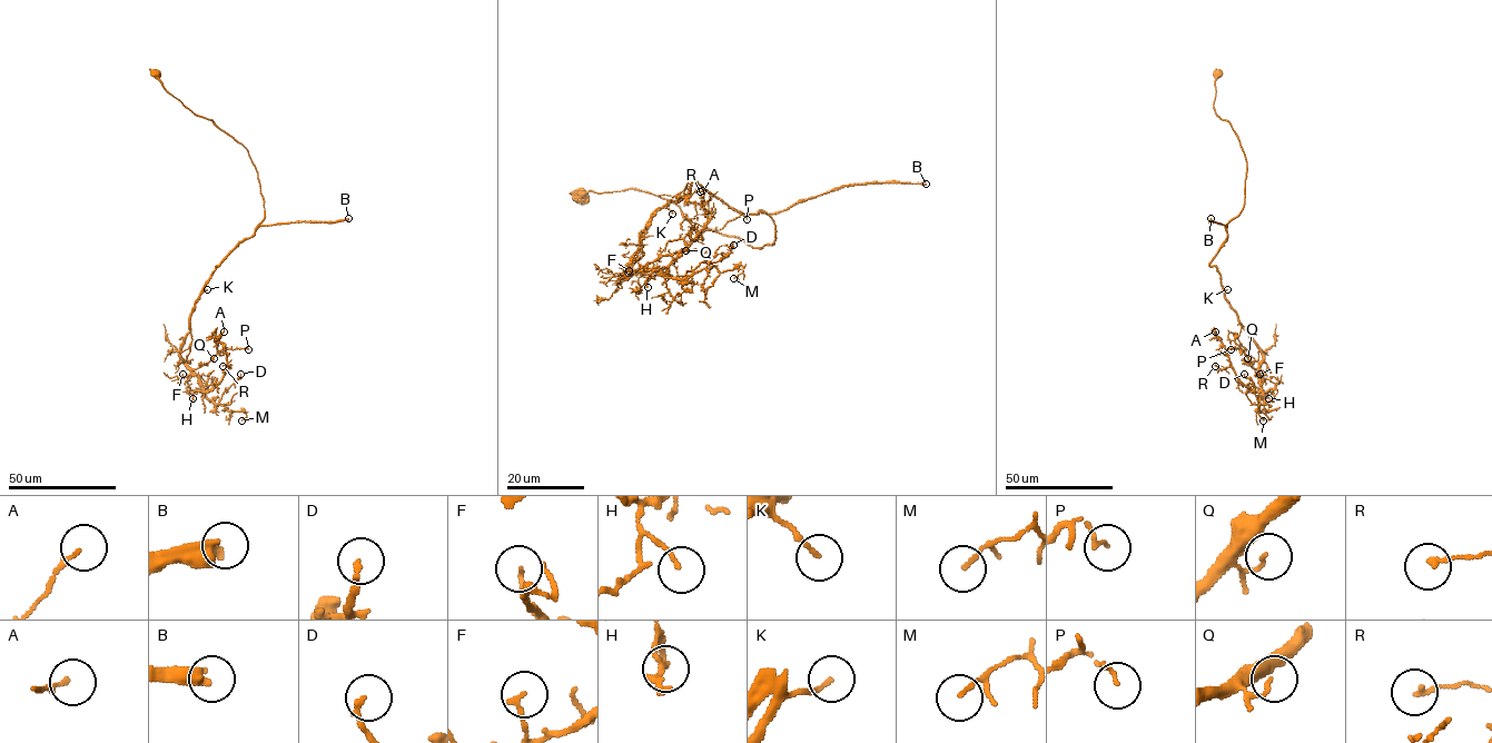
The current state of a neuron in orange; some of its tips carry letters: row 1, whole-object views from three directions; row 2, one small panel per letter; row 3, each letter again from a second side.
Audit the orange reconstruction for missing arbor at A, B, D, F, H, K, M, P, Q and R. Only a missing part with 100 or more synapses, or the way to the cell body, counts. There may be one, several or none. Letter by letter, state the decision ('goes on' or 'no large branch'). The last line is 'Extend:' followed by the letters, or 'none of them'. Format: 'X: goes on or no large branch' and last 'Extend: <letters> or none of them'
A: no large branch
B: goes on
D: no large branch
F: no large branch
H: no large branch
K: no large branch
M: no large branch
P: no large branch
Q: no large branch
R: no large branch
Extend: B

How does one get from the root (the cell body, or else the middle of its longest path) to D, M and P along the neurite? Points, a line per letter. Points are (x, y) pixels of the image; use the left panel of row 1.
D: (156, 73), (185, 107), (239, 142), (257, 172), (264, 219), (215, 267), (180, 350), (217, 404), (240, 374)
M: (156, 73), (239, 142), (257, 172), (264, 219), (215, 267), (180, 350), (203, 393), (243, 410), (241, 420)
P: (156, 73), (247, 149), (264, 200), (264, 219), (190, 311), (180, 357), (196, 369), (248, 349)

